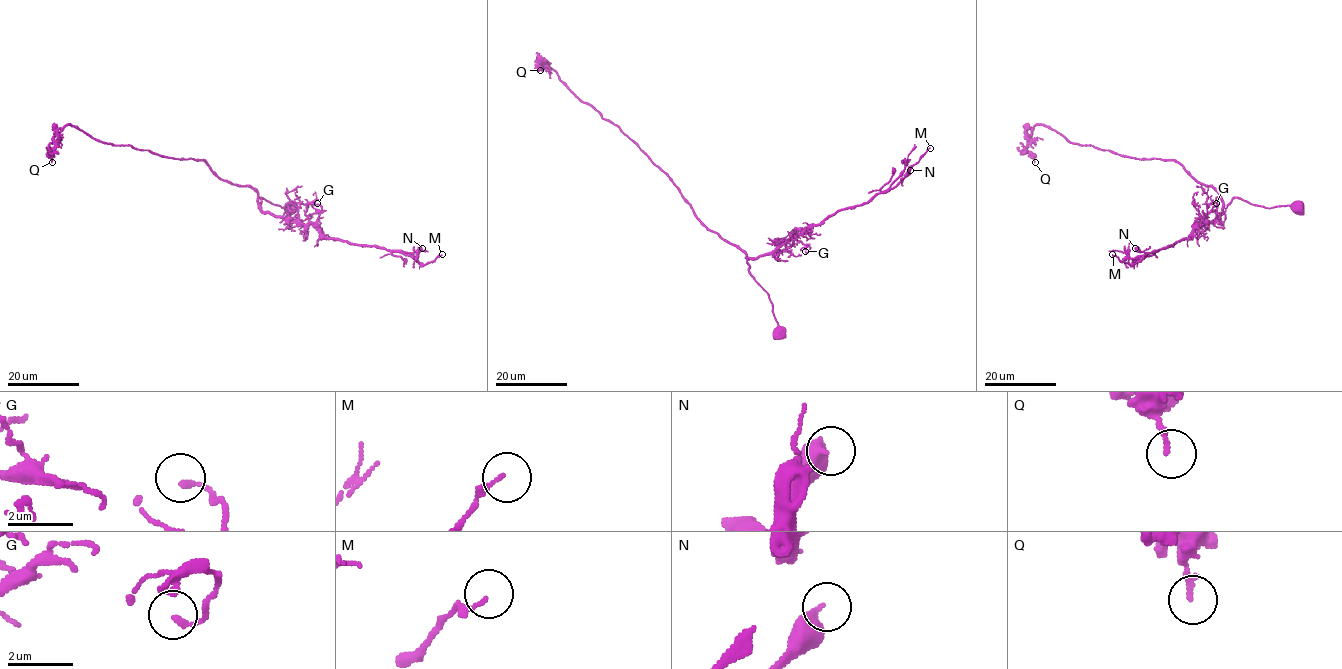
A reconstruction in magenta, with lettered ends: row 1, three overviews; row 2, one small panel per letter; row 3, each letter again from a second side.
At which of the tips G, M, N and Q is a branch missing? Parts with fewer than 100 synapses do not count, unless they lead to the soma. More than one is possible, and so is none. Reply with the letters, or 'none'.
none

